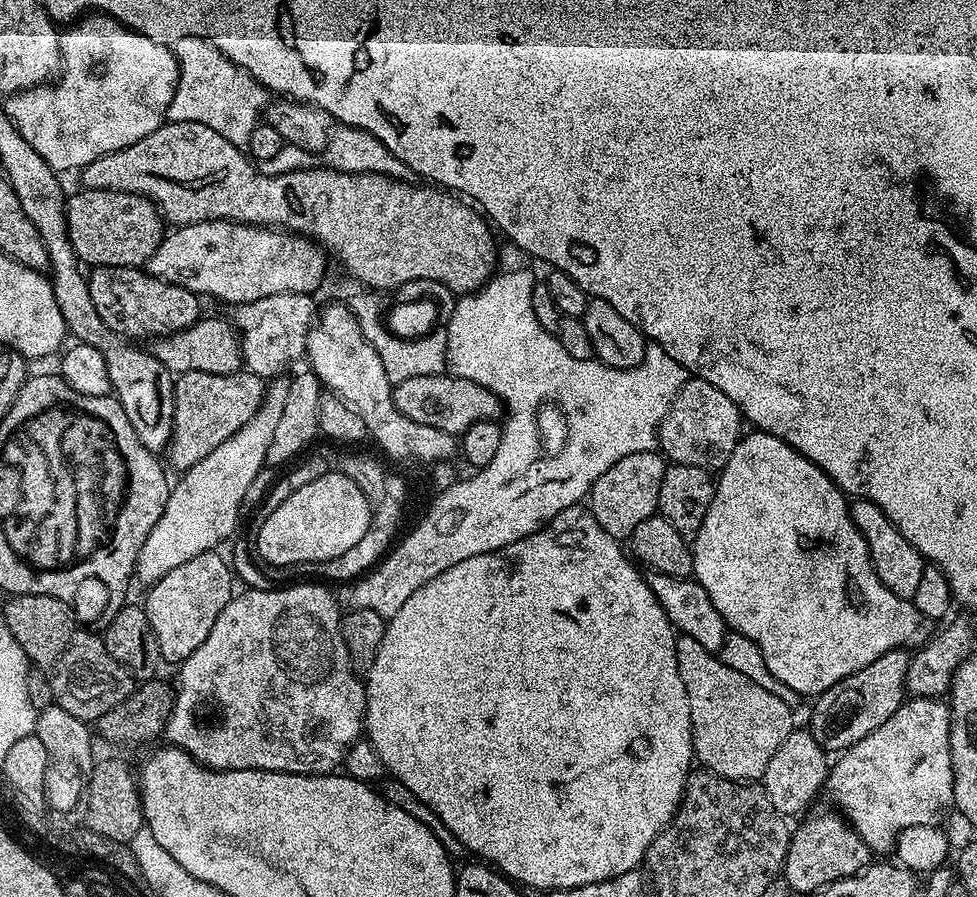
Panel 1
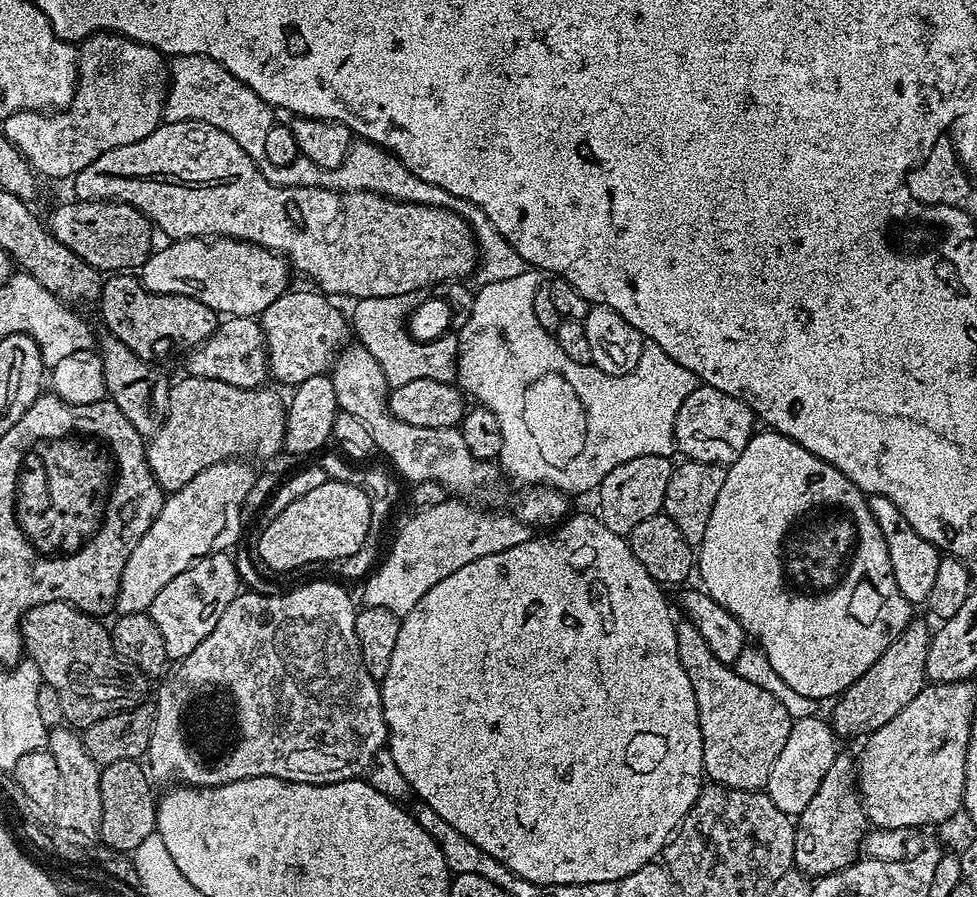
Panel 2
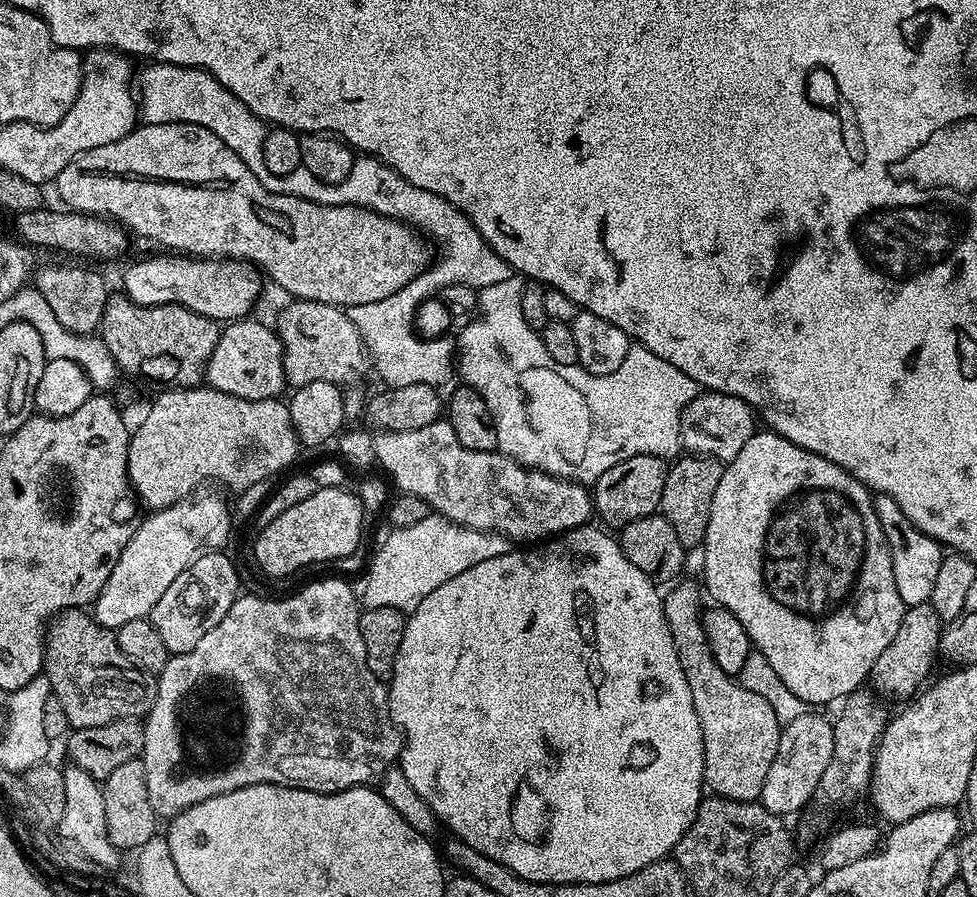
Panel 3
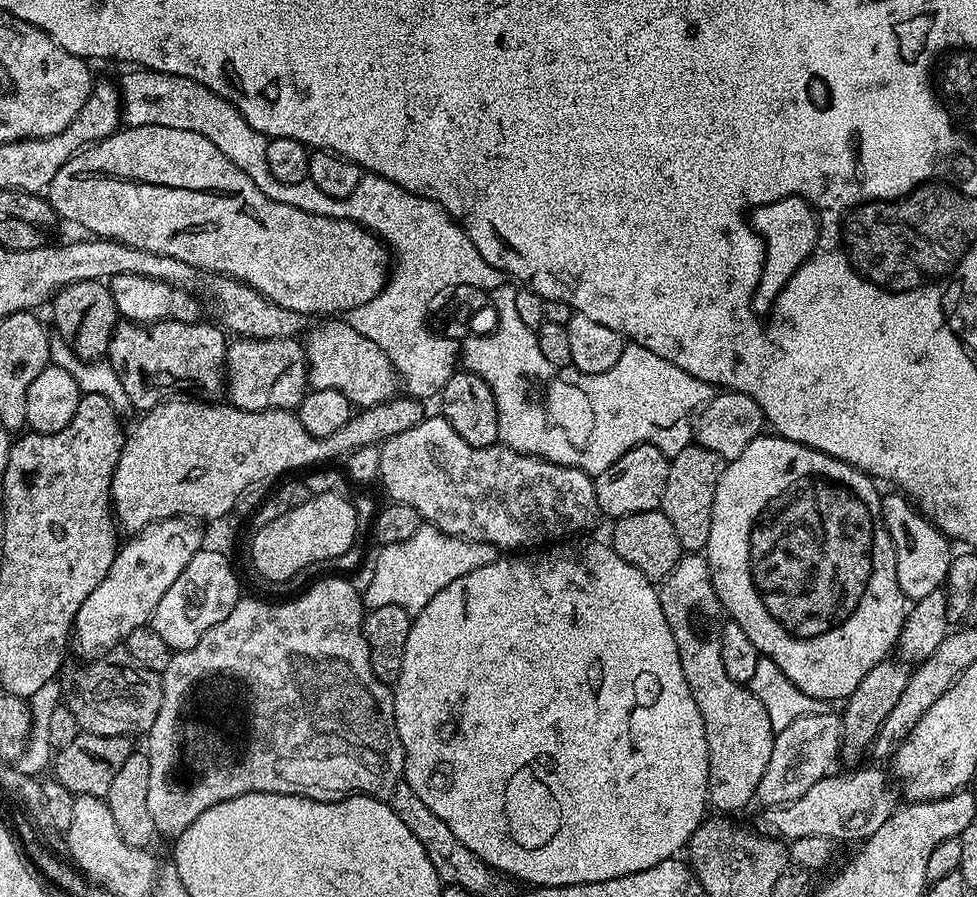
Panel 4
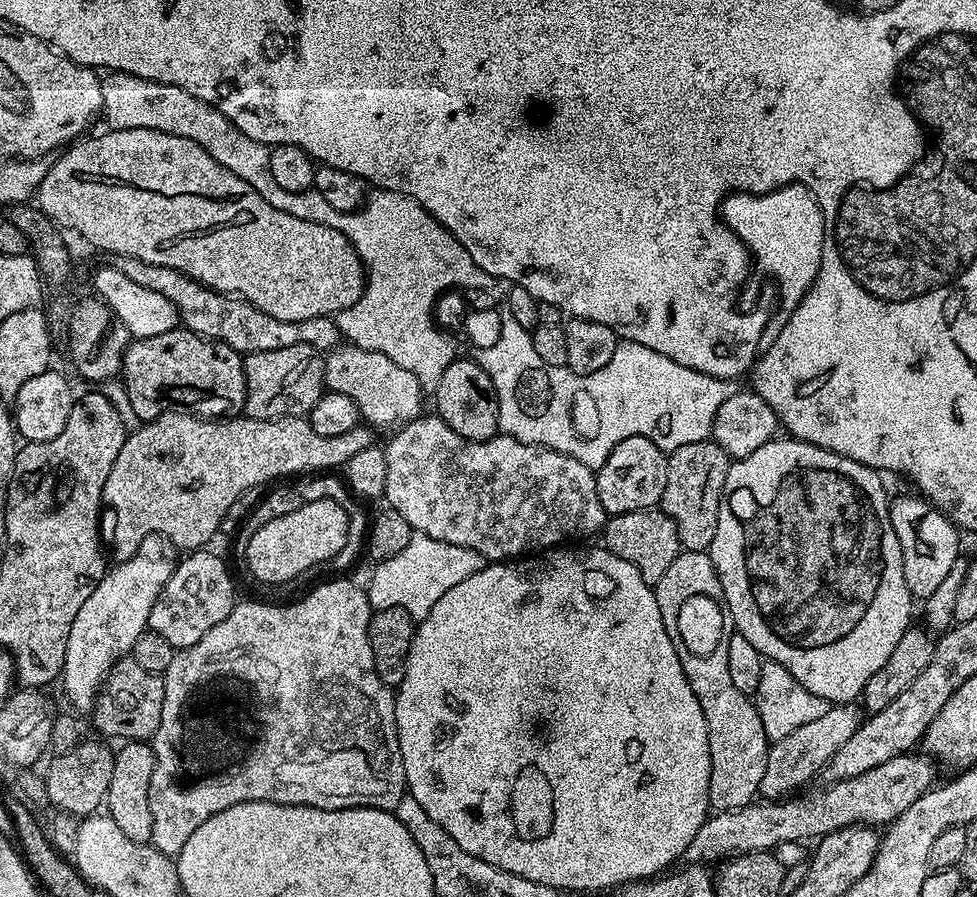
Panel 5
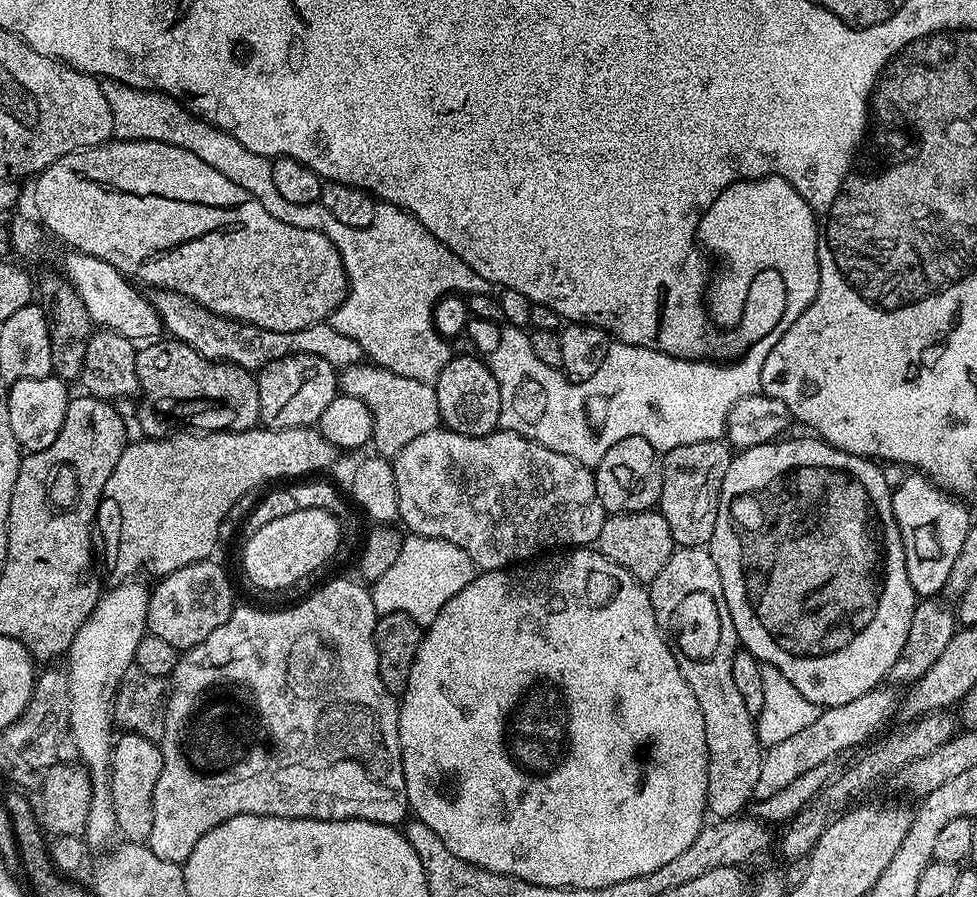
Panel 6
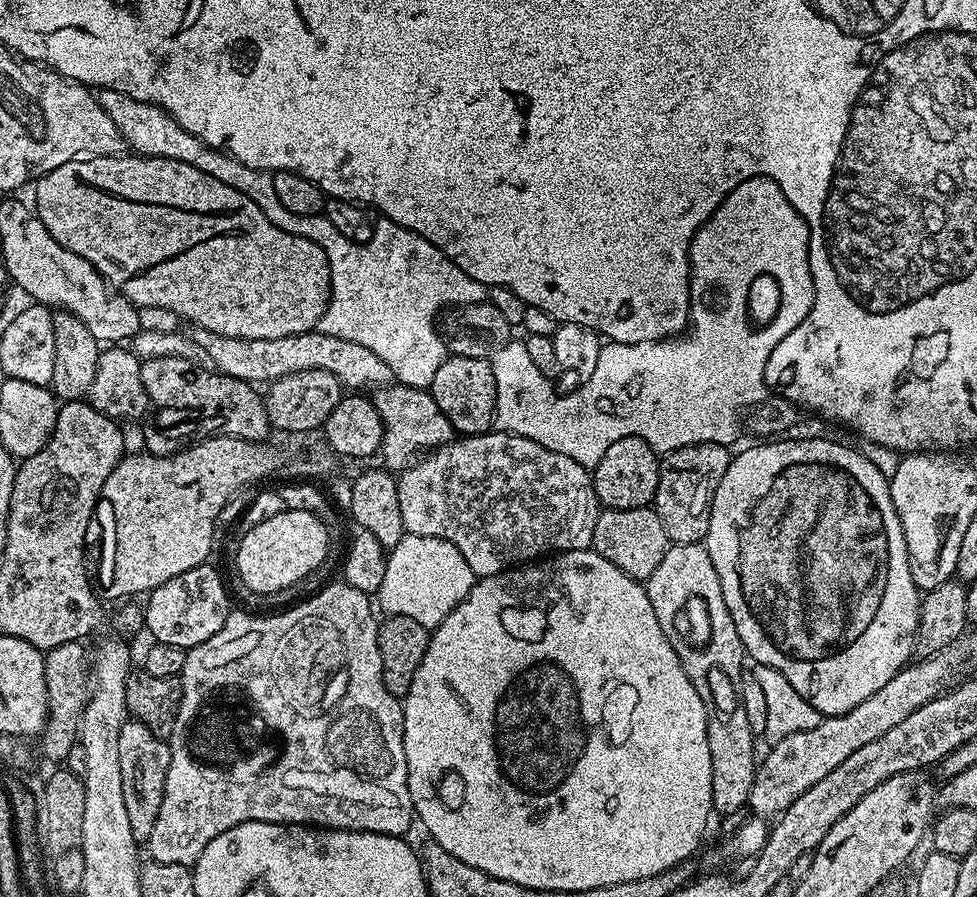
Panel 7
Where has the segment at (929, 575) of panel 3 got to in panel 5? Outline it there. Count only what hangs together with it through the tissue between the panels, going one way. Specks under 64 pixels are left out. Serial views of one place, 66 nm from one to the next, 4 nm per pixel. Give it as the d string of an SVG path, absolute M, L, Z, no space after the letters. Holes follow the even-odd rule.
M916 494L893 499L889 503L888 513L890 514L890 522L894 526L894 534L898 534L898 546L902 546L902 570L906 574L906 586L913 598L923 602L930 594L934 594L934 590L938 590L938 585L944 581L946 574L950 574L954 562L961 559L961 529L952 523L952 519L946 513L940 512L933 504Z

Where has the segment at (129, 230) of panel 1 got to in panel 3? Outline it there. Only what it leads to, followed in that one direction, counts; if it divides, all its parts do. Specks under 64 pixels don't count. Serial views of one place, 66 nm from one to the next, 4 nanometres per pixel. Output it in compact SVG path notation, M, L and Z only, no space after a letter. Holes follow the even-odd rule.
M41 206L33 212L15 213L15 235L33 249L53 248L56 252L69 252L72 256L89 256L92 260L116 260L127 250L130 236L124 225L102 216L87 216L71 210L59 211L51 212L48 206Z

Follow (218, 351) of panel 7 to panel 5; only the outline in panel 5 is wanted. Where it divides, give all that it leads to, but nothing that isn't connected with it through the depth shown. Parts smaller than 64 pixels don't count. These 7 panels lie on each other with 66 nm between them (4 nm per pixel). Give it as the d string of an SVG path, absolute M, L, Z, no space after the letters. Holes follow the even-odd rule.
M122 256L115 261L114 267L126 274L126 278L138 282L138 286L157 292L171 302L177 310L179 323L189 332L203 336L205 340L217 340L241 354L282 350L284 346L299 344L331 350L342 340L336 321L330 316L306 318L302 322L282 322L278 318L270 318L268 314L258 310L253 304L247 304L245 300L225 296L223 292L216 292L168 266L154 266Z

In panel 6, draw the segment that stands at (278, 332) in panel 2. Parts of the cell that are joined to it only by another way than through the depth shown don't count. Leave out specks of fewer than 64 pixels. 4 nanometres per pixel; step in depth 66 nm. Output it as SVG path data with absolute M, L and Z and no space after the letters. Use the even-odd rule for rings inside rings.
M361 362L352 364L339 373L338 388L343 395L366 402L372 415L370 444L371 447L376 447L373 449L379 455L395 458L402 446L406 446L406 442L414 442L418 434L426 434L441 427L438 398L431 383L394 374L371 362Z

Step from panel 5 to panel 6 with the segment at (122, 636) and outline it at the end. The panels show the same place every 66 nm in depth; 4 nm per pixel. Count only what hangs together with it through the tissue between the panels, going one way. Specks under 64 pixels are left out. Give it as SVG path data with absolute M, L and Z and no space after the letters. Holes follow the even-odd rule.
M133 578L117 583L97 599L94 610L82 622L74 642L68 647L66 675L68 678L68 722L70 742L77 747L79 763L88 769L92 780L90 810L84 823L83 835L87 843L104 844L117 835L112 809L112 791L108 777L112 771L114 743L114 705L116 694L128 669L133 667L138 642L148 627L149 585Z

